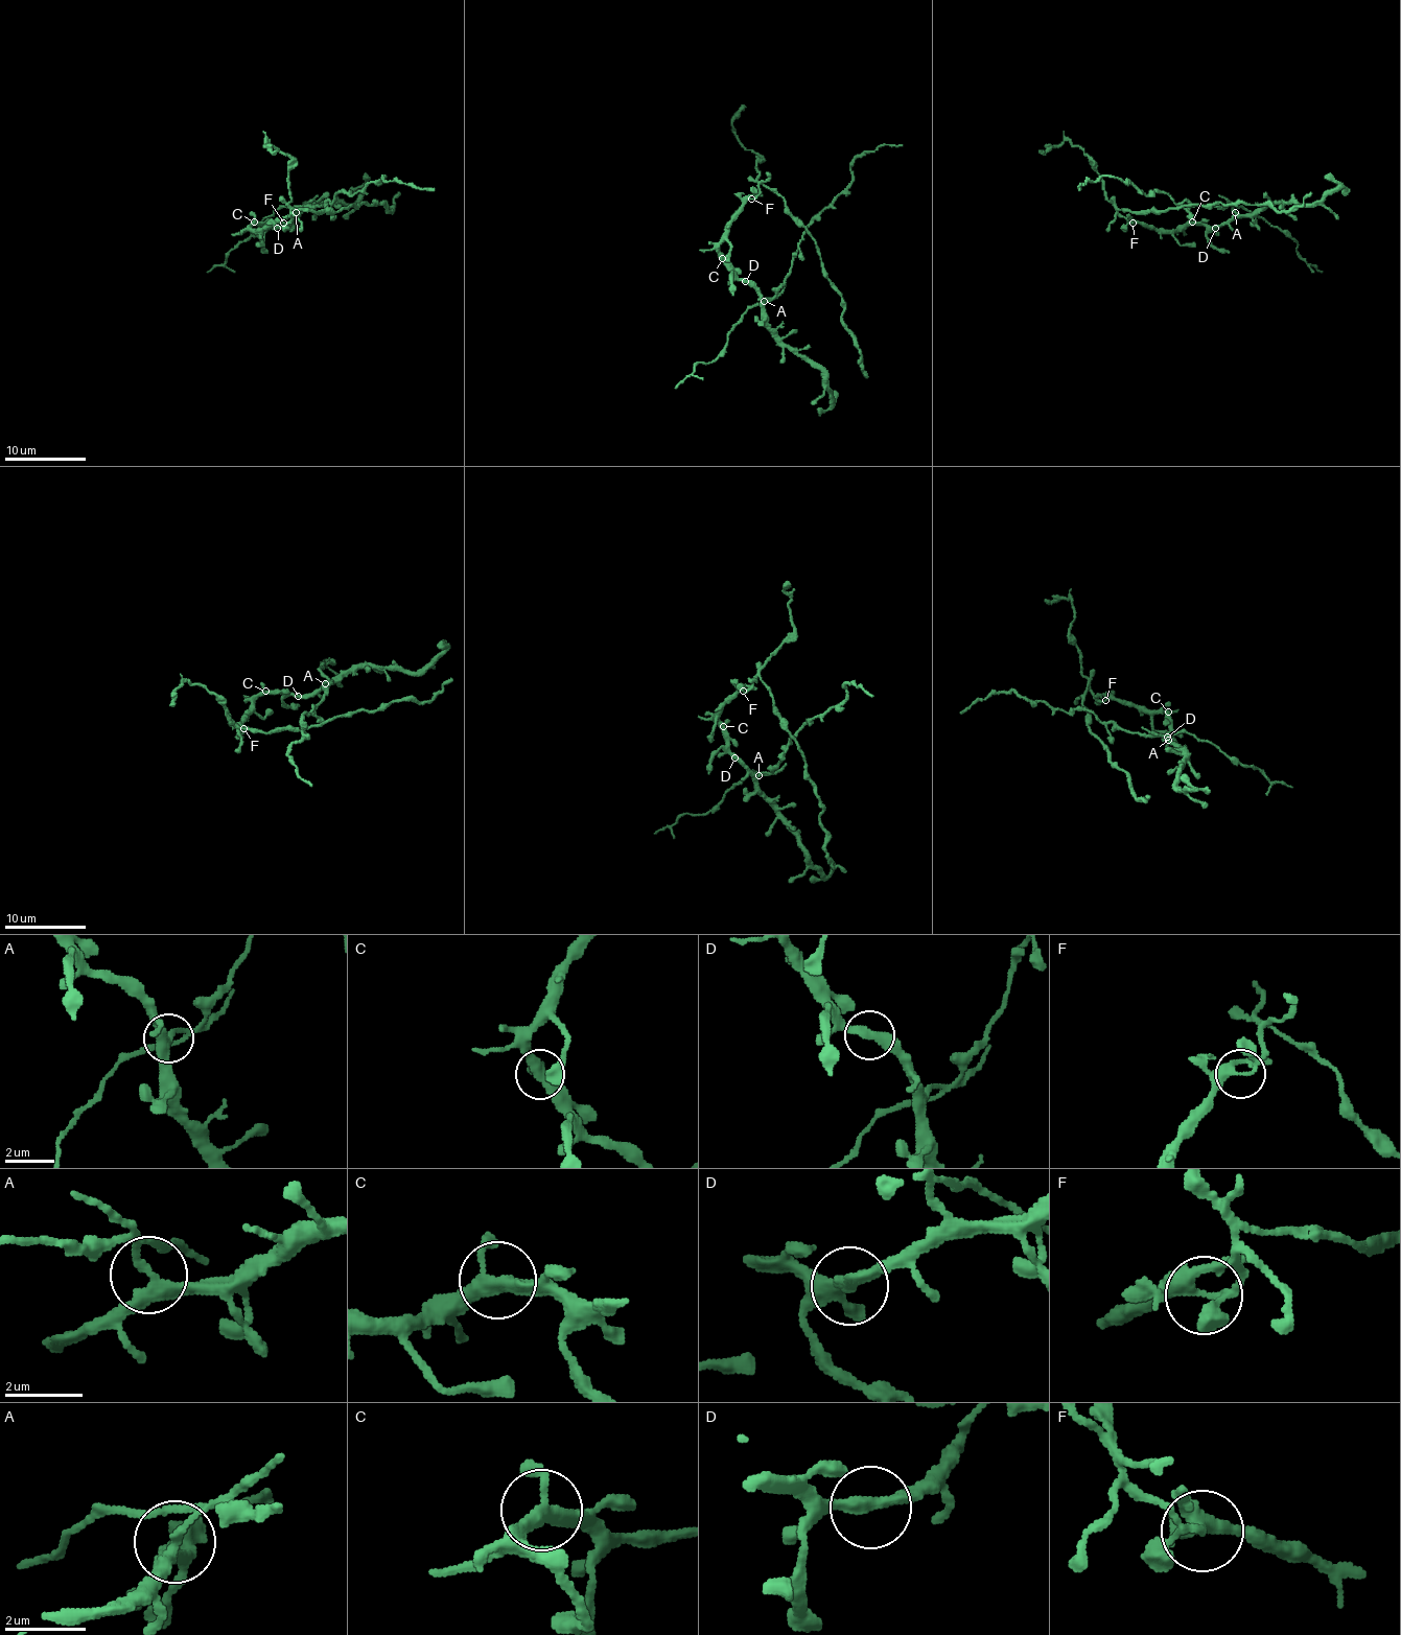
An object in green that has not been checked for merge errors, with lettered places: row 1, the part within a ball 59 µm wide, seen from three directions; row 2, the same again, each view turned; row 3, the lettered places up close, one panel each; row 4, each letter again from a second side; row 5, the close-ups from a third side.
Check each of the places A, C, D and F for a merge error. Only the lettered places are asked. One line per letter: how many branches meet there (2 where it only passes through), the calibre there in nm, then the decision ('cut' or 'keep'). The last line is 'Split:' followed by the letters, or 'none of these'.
A: branches 3; calibre 280 nm; cut
C: branches 3; calibre 340 nm; keep
D: branches 2; calibre 320 nm; keep
F: branches 5; calibre 260 nm; cut
Split: A, F

